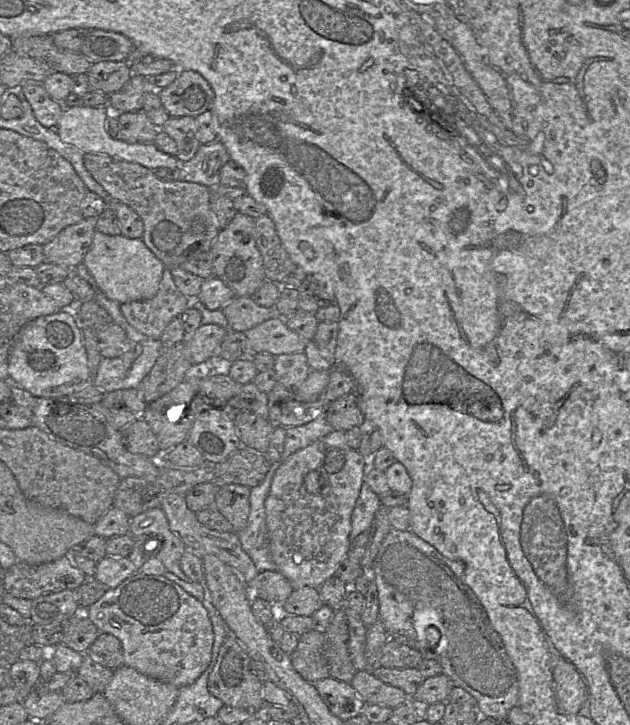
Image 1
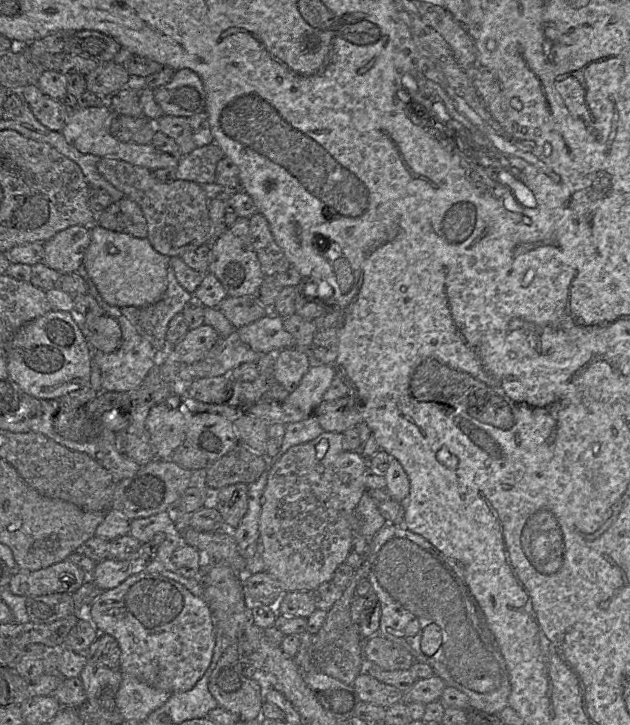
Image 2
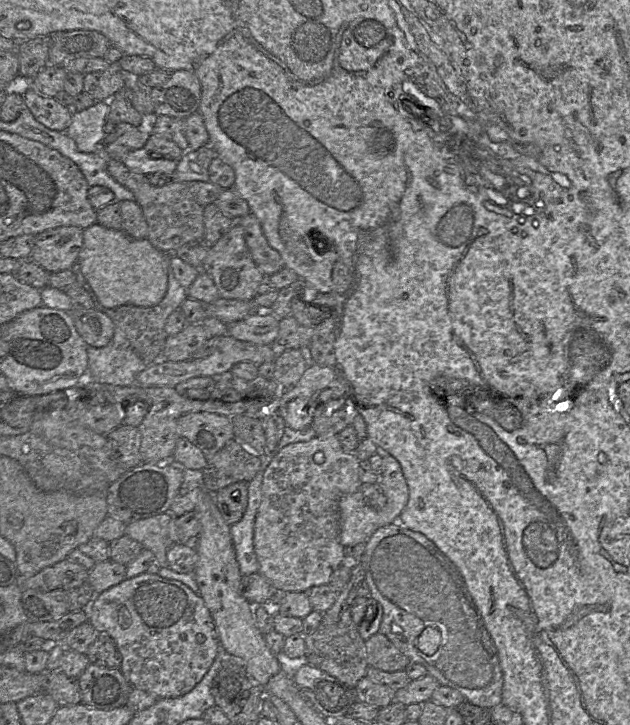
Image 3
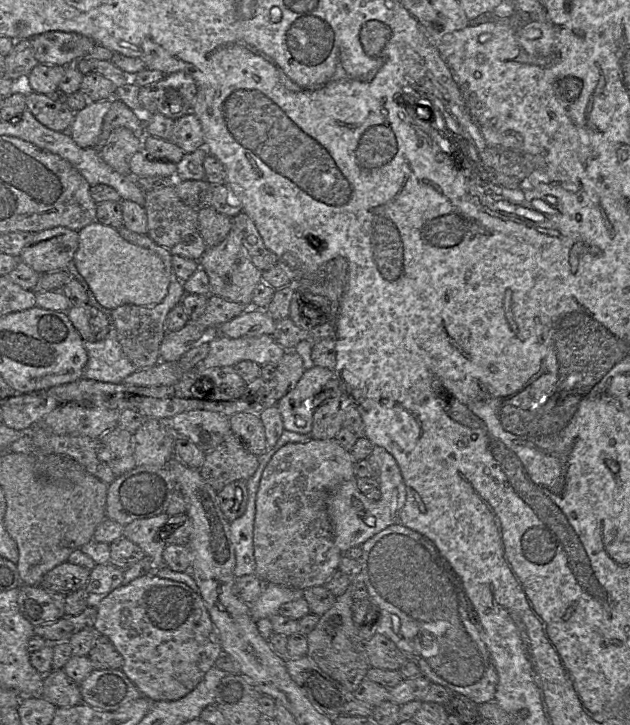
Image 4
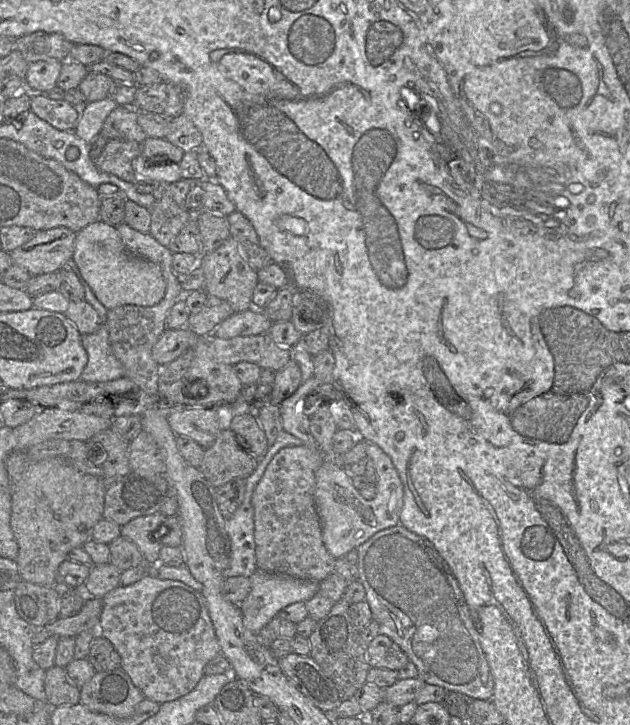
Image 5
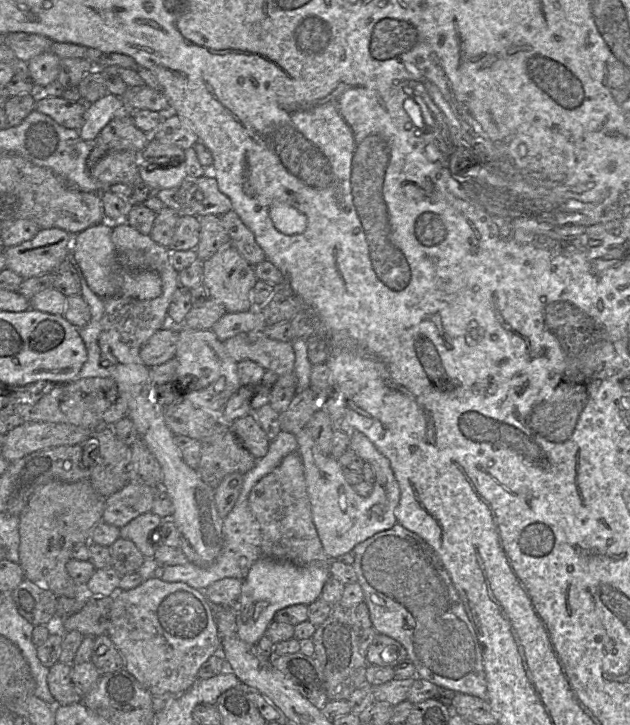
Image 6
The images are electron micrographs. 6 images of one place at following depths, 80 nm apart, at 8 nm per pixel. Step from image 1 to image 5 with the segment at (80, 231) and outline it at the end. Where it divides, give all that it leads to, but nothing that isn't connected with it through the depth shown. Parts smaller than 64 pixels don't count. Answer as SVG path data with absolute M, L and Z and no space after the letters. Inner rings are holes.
M65 227L40 230L24 245L11 251L12 265L25 269L31 276L60 271L73 260L76 233Z

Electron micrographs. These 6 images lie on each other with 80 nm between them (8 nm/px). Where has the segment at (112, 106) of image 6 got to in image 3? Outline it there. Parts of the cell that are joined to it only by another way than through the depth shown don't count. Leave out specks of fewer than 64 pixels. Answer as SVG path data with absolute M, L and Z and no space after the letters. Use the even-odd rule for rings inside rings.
M99 101L83 111L73 112L65 133L74 140L80 152L103 152L108 114L109 101Z

